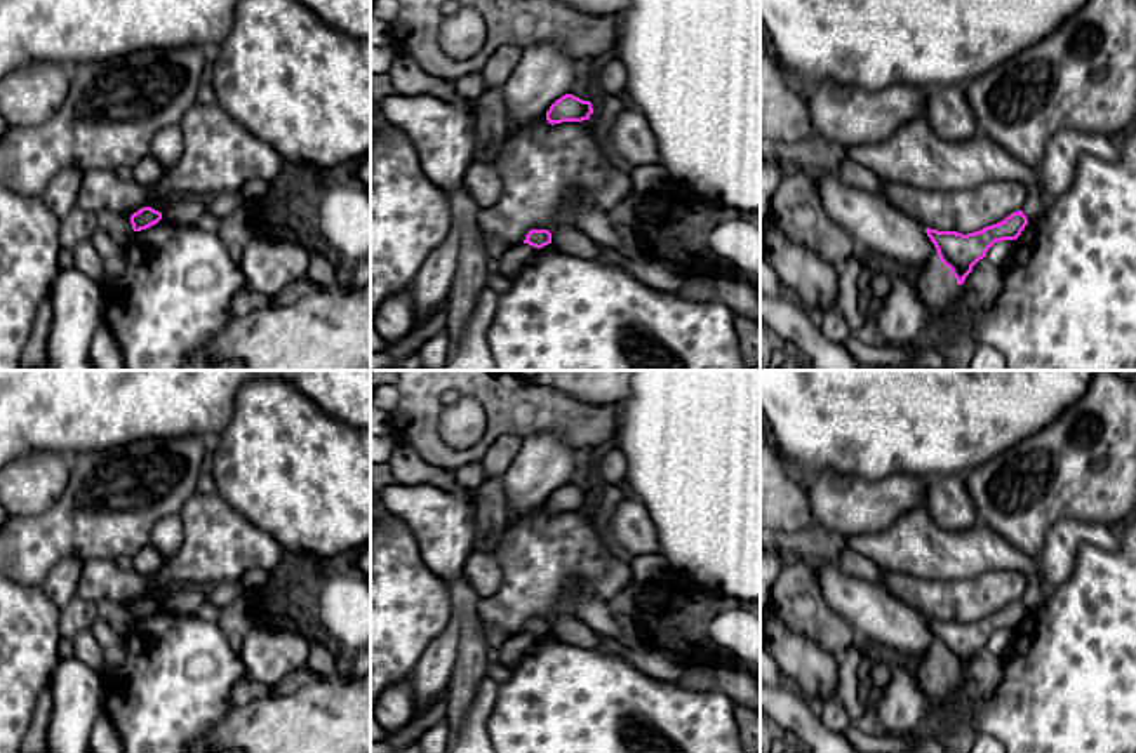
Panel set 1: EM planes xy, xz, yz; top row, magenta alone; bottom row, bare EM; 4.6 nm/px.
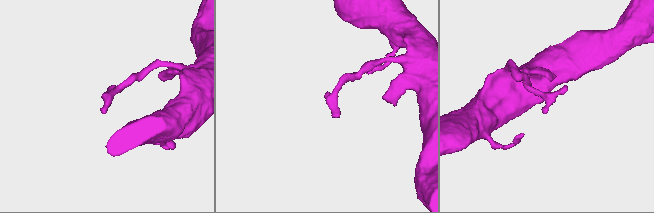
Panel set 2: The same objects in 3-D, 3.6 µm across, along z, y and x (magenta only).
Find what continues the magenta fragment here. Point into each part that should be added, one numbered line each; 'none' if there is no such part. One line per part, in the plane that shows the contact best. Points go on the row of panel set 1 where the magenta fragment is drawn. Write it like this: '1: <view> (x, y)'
none

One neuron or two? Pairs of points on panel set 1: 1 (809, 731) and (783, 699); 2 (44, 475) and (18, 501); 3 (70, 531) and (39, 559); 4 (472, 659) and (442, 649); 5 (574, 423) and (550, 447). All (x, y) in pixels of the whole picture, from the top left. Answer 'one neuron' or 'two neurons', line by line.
1: one neuron
2: one neuron
3: one neuron
4: two neurons
5: two neurons

